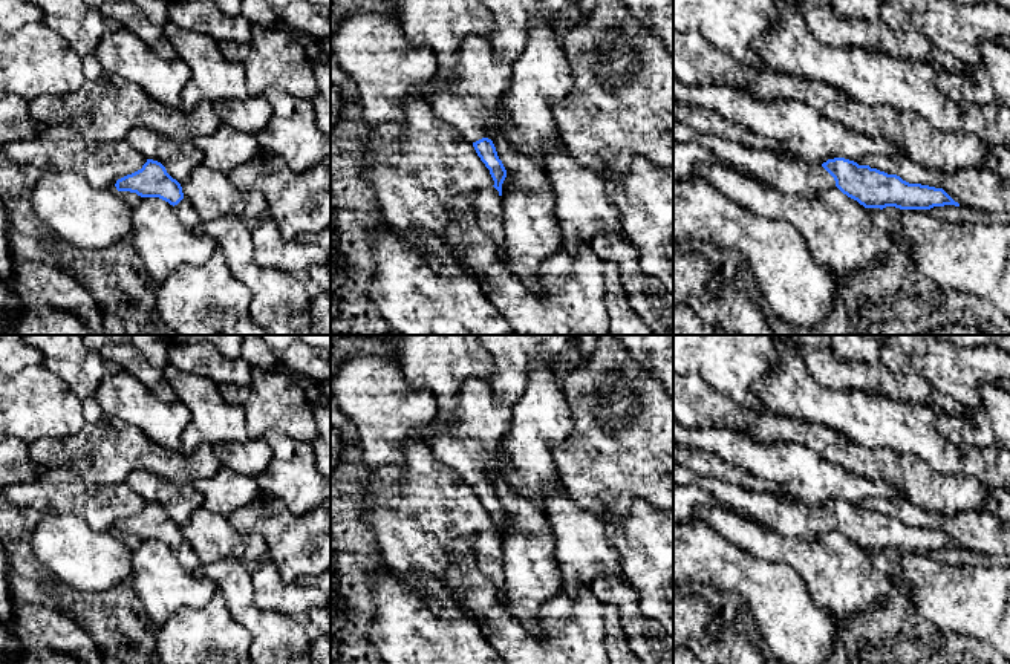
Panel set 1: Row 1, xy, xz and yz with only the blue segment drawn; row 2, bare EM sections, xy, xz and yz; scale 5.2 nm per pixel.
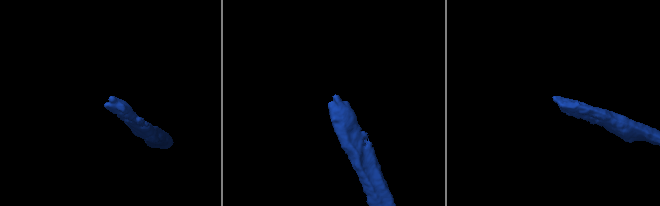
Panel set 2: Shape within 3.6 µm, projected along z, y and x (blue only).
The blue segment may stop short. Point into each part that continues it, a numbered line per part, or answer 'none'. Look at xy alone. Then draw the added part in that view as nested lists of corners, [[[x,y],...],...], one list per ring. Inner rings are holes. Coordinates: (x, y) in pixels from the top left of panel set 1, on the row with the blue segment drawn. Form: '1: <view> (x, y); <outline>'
1: xy (187, 214); [[[184,197],[178,205],[173,207],[179,222],[190,231],[196,231],[202,222],[191,202]]]

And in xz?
1: xz (470, 106); [[[470,35],[459,47],[451,86],[444,89],[435,78],[425,99],[435,115],[464,139],[491,139],[491,133],[499,130],[497,115],[511,76],[513,64],[496,55],[491,41]]]

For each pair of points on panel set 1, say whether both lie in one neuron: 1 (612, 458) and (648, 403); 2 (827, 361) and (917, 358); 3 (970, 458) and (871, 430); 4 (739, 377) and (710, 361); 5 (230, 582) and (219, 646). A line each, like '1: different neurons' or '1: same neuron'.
1: same neuron
2: different neurons
3: same neuron
4: same neuron
5: different neurons

